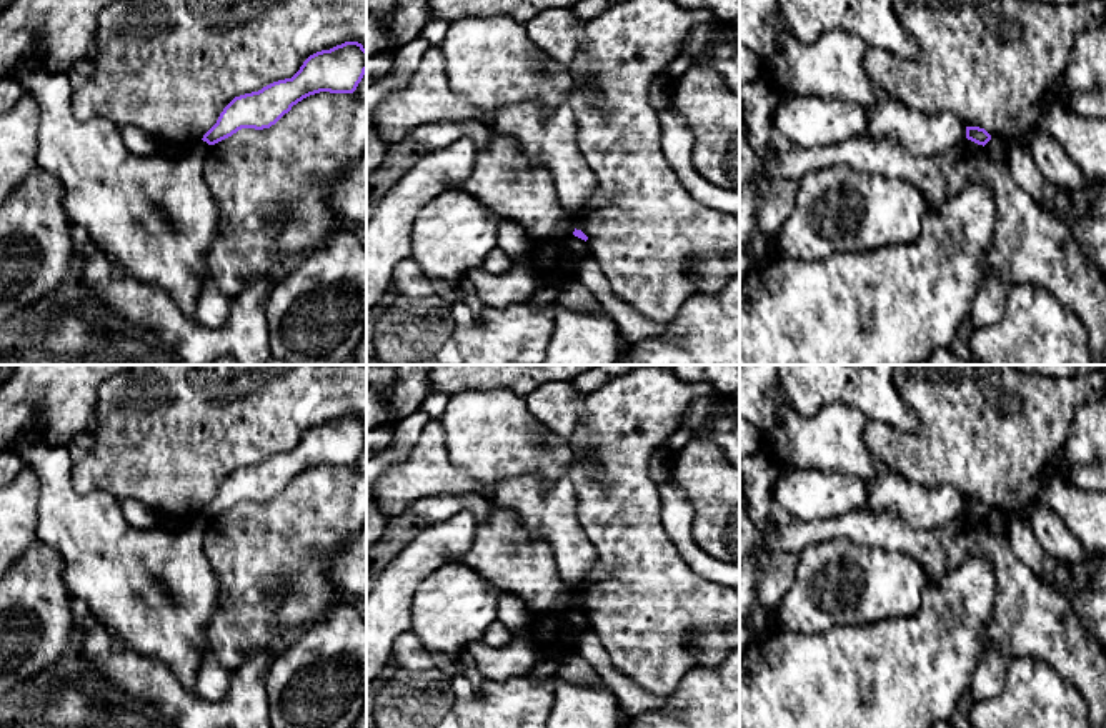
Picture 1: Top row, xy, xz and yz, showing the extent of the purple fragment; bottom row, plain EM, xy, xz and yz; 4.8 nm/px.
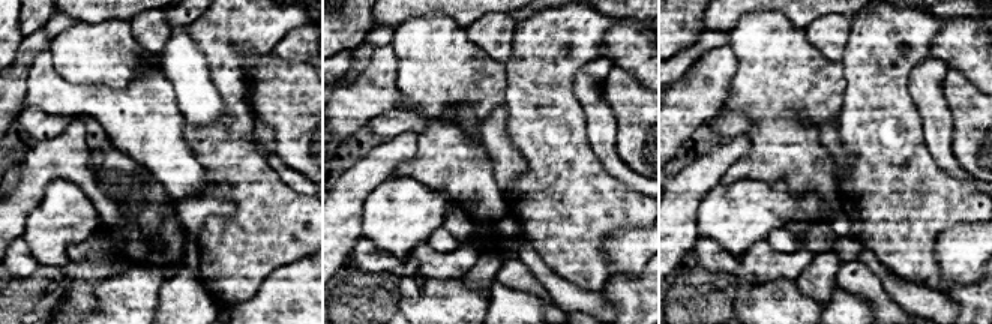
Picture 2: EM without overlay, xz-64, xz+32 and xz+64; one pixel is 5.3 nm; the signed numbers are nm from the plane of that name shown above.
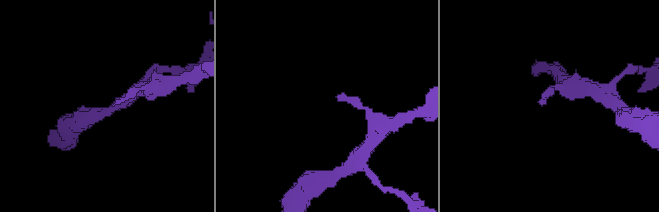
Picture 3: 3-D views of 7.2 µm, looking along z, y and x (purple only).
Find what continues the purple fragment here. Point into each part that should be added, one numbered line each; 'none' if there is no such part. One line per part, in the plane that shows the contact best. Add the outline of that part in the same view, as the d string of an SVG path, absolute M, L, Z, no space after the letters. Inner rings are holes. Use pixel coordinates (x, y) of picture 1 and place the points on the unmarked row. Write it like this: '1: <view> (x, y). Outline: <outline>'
none

